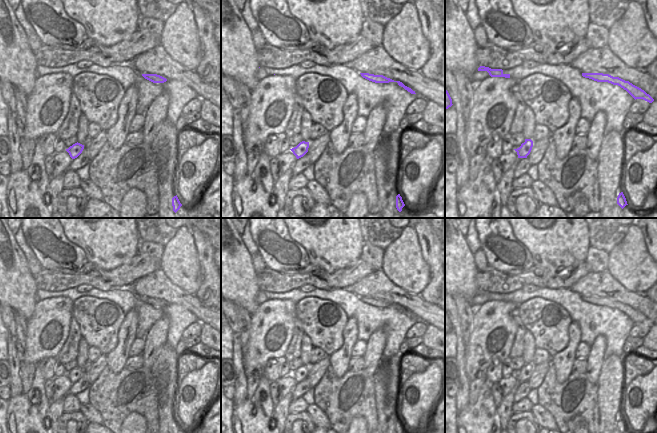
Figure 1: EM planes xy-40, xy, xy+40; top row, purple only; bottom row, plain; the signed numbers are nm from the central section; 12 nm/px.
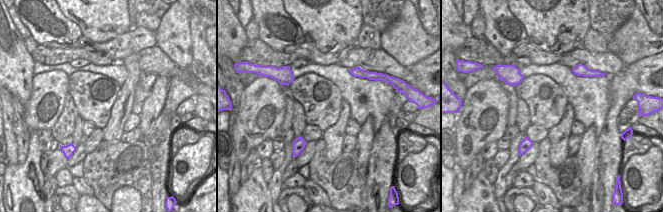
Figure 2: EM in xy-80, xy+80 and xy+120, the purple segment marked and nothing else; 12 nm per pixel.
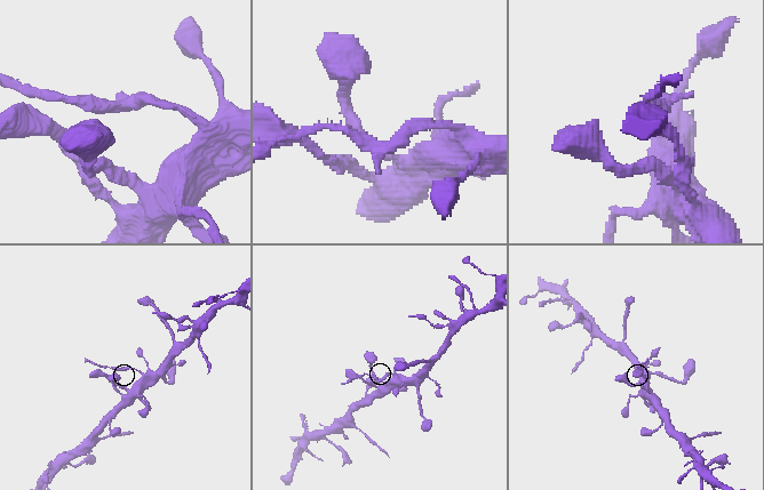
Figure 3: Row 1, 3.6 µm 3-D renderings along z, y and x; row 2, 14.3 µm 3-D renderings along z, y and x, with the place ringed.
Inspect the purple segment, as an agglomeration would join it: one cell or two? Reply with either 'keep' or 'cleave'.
cleave

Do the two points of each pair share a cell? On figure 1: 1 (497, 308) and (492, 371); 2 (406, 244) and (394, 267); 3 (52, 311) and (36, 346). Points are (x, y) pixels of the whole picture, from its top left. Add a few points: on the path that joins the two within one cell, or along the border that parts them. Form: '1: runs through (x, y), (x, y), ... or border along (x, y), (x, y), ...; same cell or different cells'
1: border along (501, 361), (495, 359), (484, 370); different cells
2: runs through (406, 250), (400, 261); same cell
3: runs through (49, 320), (41, 329), (38, 337); same cell

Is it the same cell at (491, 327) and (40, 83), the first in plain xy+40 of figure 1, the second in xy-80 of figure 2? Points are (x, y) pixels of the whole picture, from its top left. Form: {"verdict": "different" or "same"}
{"verdict": "same"}

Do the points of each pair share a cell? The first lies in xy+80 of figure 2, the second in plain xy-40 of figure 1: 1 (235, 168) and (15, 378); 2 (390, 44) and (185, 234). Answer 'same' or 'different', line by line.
1: same
2: same

